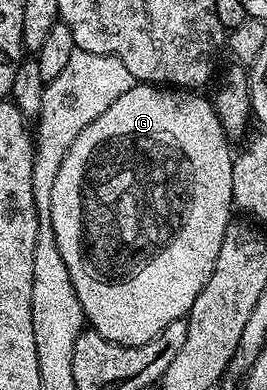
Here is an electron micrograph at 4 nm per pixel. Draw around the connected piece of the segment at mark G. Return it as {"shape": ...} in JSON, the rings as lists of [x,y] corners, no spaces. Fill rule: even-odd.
{"shape":[[[134,84],[107,112],[86,124],[75,137],[66,158],[59,165],[55,176],[54,187],[51,188],[51,222],[54,224],[55,240],[61,253],[71,284],[79,304],[82,306],[84,321],[112,342],[120,346],[138,346],[147,344],[171,320],[179,320],[188,315],[189,309],[195,304],[199,292],[203,292],[203,284],[211,280],[211,272],[215,268],[215,260],[219,260],[219,248],[223,244],[223,236],[227,232],[231,215],[234,213],[233,200],[233,160],[234,151],[229,151],[230,139],[225,137],[219,116],[215,112],[212,101],[204,98],[201,92],[190,92],[185,88],[166,88],[161,84]]]}

